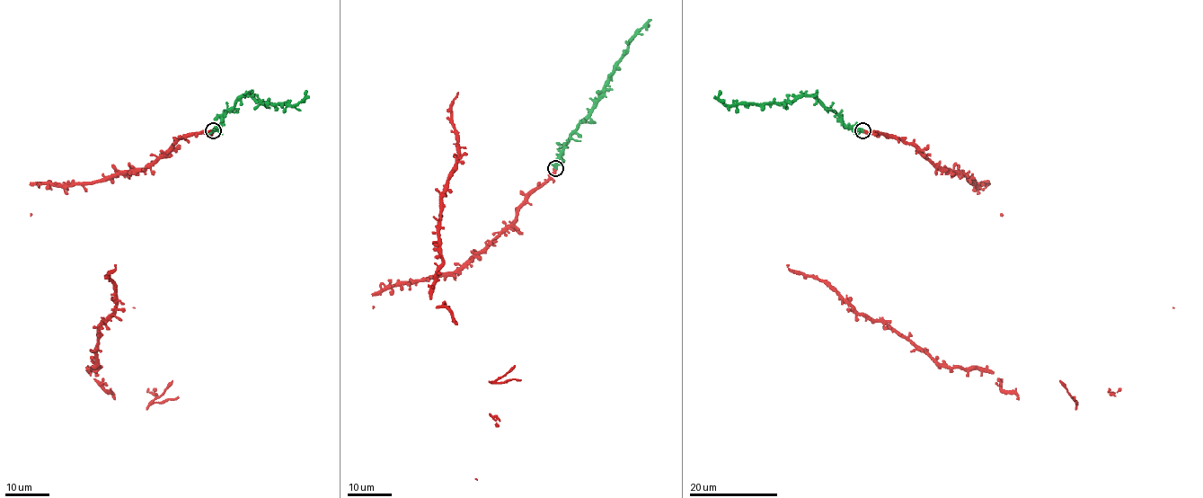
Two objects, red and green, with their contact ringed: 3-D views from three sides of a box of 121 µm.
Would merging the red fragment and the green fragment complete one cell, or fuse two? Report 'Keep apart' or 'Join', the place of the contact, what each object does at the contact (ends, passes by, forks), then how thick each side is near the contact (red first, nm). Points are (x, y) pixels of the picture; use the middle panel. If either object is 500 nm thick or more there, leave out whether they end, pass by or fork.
Join. Place: (555, 168). Thickness 500 nm (red) against 400 nm

